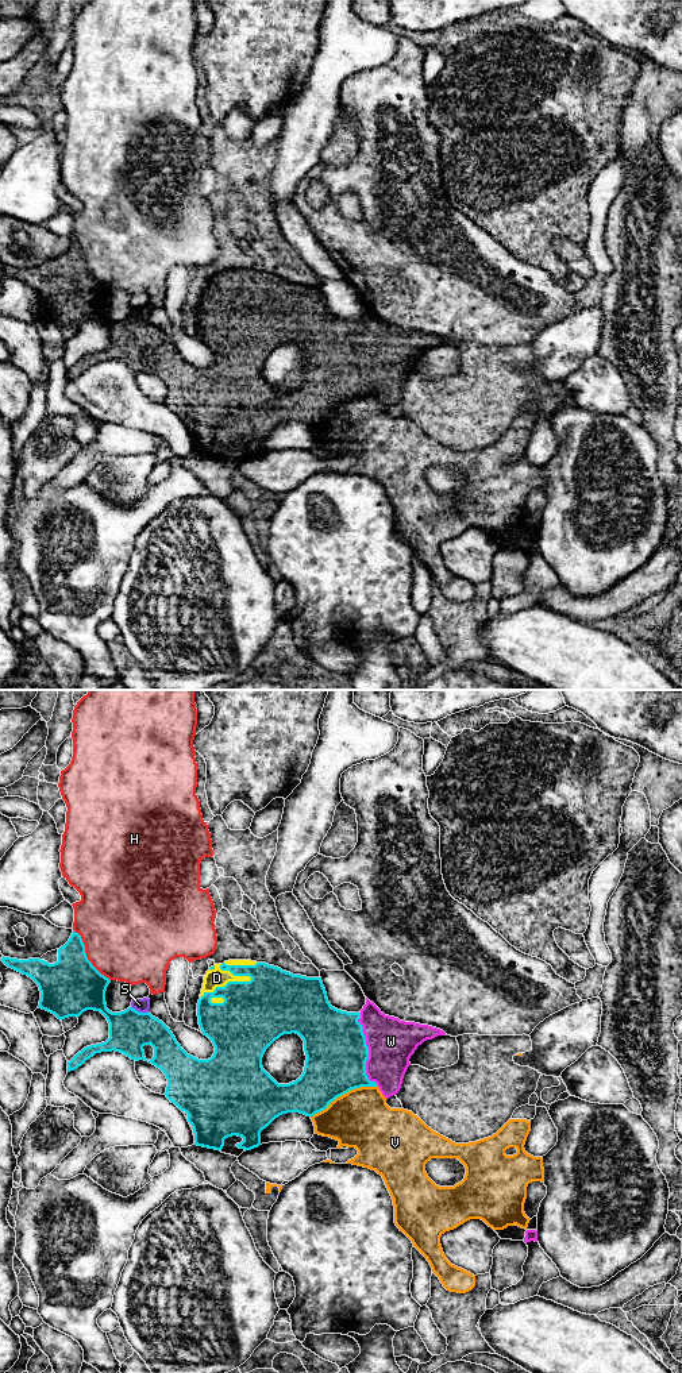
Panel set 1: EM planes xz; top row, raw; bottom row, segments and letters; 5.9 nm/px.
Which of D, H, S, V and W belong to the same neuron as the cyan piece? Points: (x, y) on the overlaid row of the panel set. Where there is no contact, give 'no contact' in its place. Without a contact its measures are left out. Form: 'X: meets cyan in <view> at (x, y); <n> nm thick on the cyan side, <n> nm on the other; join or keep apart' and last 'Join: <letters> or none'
D: meets cyan in xz at (242, 975); 400 nm thick on the cyan side, 110 nm on the other; join
H: meets cyan in xz at (85, 956); 340 nm thick on the cyan side, 480 nm on the other; keep apart
S: meets cyan in xz at (138, 1011); 240 nm thick on the cyan side, 80 nm on the other; keep apart
V: meets cyan in xz at (343, 1094); 360 nm thick on the cyan side, 360 nm on the other; keep apart
W: meets cyan in xz at (368, 1051); 360 nm thick on the cyan side, 280 nm on the other; join
Join: D, W

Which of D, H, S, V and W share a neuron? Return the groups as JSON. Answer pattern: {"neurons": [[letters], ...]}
{"neurons": [["D", "W"], ["H"], ["S"], ["V"]]}

